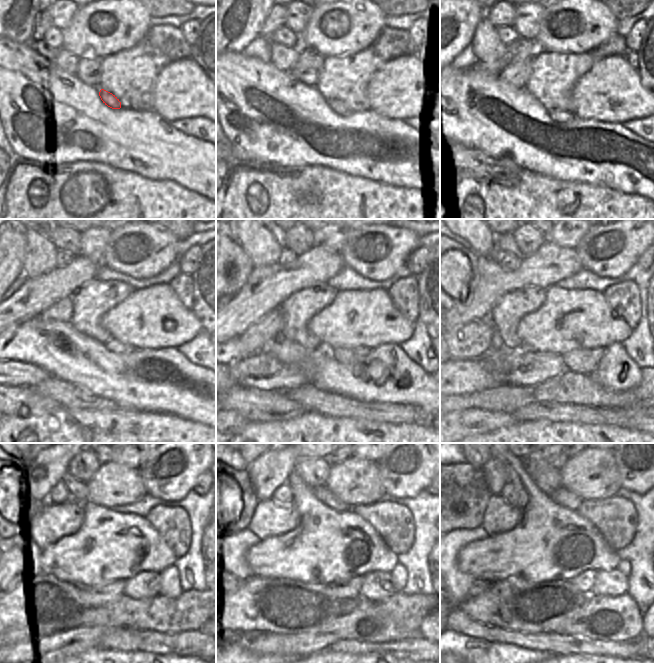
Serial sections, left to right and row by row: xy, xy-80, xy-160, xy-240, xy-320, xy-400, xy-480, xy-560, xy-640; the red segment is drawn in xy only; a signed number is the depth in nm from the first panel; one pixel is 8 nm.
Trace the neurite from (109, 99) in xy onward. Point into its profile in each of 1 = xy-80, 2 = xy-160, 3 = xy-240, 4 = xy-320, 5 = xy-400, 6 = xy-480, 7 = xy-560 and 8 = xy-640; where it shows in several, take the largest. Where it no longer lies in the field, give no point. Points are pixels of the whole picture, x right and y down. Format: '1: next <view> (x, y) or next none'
1: next xy-80 (341, 108)
2: next xy-160 (559, 116)
3: next xy-240 (113, 345)
4: next xy-320 (346, 355)
5: next xy-400 (585, 361)
6: next xy-480 (146, 584)
7: next xy-560 (377, 585)
8: next xy-640 (613, 583)

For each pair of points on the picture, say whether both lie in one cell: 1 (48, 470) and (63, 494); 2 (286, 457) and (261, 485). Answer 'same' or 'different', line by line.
1: different
2: same

